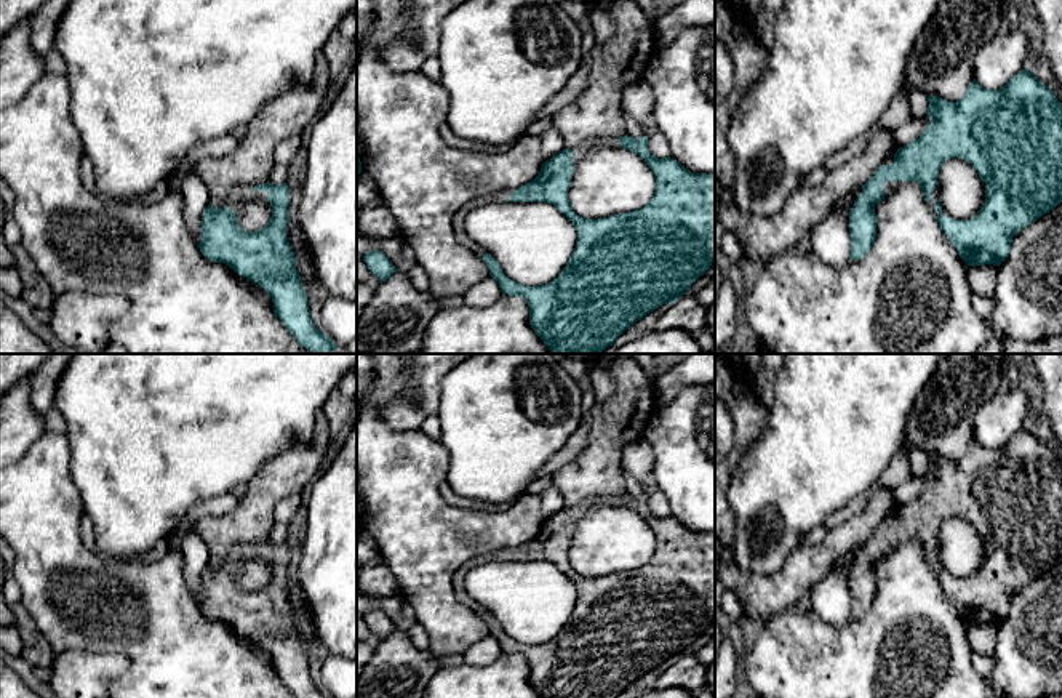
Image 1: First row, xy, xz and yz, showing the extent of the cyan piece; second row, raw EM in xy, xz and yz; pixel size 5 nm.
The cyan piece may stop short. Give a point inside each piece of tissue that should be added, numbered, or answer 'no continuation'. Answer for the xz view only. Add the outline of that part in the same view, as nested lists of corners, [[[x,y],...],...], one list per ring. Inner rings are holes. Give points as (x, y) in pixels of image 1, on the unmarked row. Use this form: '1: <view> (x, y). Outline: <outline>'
1: xz (578, 509). Outline: [[[584,501],[571,507],[573,509],[573,525],[579,522],[579,519],[584,515],[584,512],[589,509],[590,504],[592,501]]]
2: xz (461, 594). Outline: [[[515,548],[478,554],[467,560],[465,564],[462,564],[453,578],[456,600],[464,607],[470,608],[472,612],[475,612],[478,616],[483,616],[483,613],[486,612],[485,607],[475,602],[465,591],[465,576],[475,567],[489,562],[505,562],[513,551]]]

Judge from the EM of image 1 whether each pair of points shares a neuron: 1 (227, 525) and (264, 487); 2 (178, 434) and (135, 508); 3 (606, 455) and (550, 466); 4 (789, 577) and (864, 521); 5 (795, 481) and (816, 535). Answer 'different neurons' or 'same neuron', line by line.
1: same neuron
2: same neuron
3: different neurons
4: same neuron
5: different neurons

